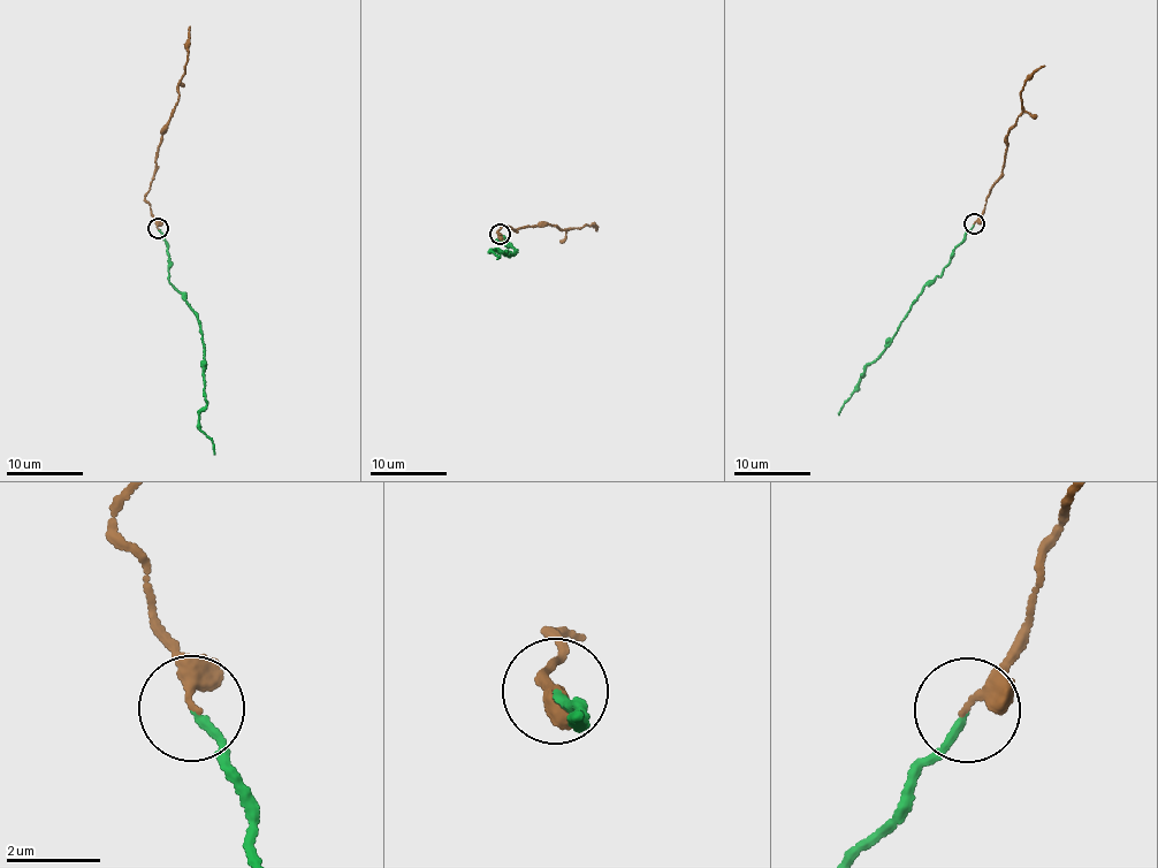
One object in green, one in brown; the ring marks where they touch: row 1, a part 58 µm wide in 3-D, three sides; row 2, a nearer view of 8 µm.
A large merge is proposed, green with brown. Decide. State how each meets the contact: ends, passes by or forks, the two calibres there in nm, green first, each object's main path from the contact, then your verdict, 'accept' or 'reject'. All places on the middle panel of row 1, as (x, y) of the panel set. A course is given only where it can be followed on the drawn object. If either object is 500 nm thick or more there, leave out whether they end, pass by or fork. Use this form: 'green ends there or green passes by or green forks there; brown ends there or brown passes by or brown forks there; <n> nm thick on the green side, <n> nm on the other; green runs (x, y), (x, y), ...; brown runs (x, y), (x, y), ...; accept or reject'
green ends there; brown passes by; 150 nm thick on the green side, 220 nm on the other; green runs (498, 234), (503, 238), (496, 241), (516, 250), (507, 257), (505, 252), (492, 251), (497, 259); brown runs (498, 234), (502, 223), (518, 229), (543, 222), (566, 229), (593, 225), (597, 230); accept

